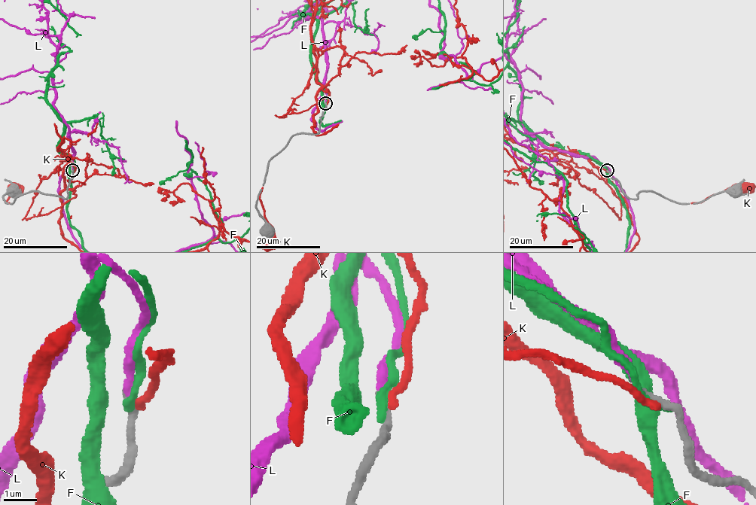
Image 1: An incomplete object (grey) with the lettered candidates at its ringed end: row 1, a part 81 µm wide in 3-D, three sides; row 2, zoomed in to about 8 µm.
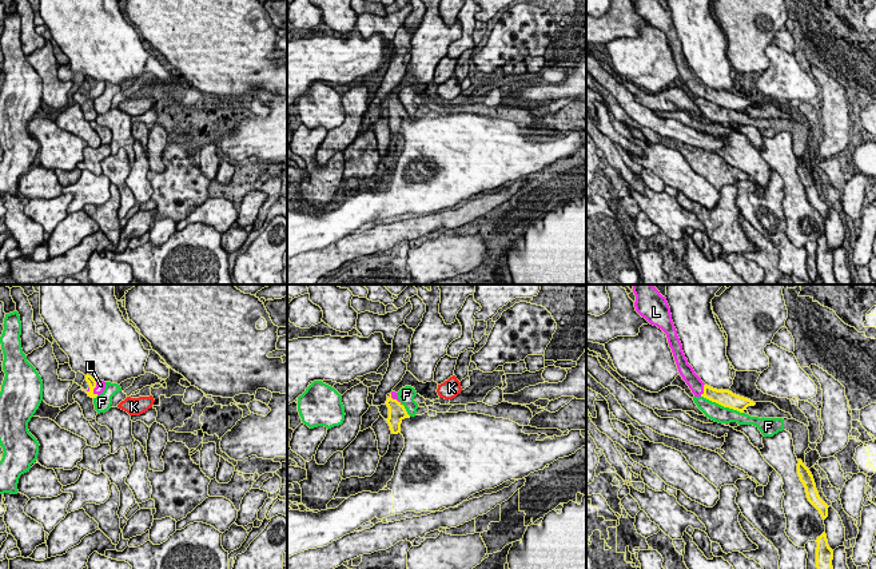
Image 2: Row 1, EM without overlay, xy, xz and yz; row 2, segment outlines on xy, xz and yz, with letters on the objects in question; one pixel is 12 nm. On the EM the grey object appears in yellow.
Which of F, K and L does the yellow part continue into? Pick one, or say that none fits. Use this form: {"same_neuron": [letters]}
{"same_neuron": ["L"]}

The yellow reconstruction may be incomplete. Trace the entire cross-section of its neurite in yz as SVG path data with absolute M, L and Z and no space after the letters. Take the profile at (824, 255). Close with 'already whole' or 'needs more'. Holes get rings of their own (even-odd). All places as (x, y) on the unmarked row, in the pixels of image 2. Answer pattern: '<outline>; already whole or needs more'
M825 232L817 238L816 243L816 268L819 276L823 279L824 284L839 284L832 267L833 251L828 246Z; already whole

